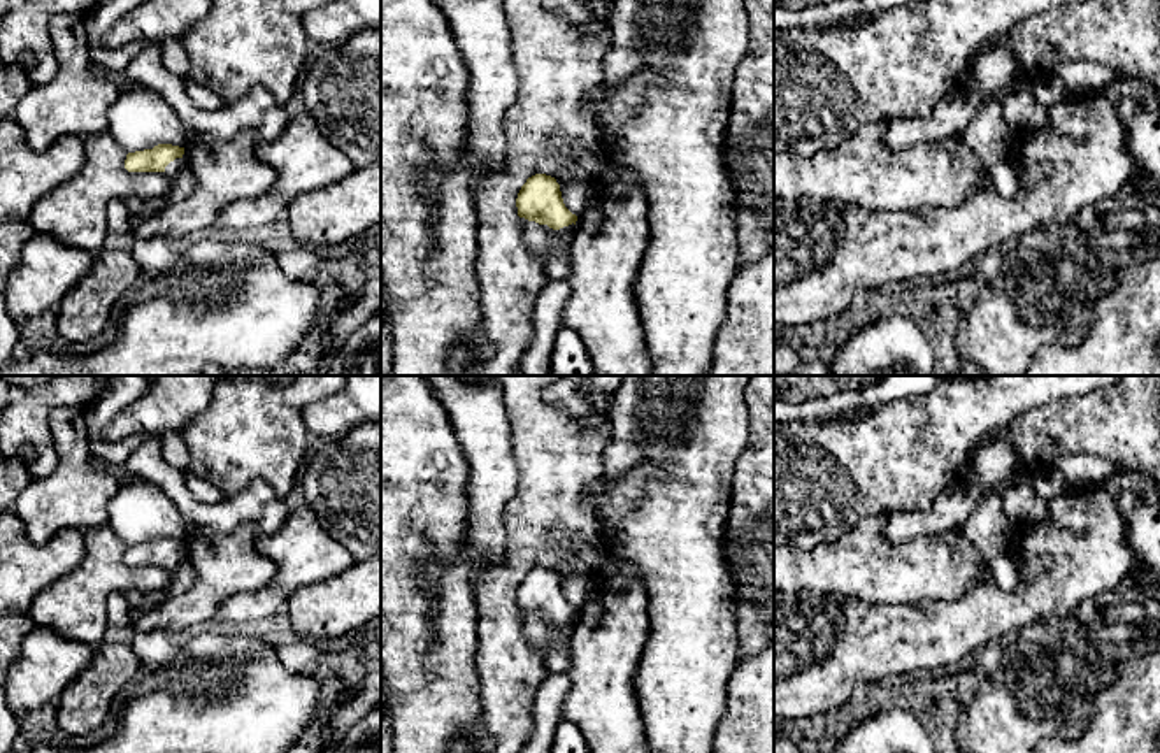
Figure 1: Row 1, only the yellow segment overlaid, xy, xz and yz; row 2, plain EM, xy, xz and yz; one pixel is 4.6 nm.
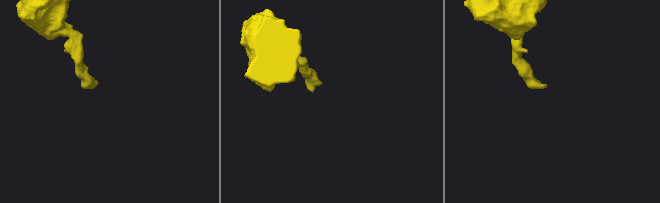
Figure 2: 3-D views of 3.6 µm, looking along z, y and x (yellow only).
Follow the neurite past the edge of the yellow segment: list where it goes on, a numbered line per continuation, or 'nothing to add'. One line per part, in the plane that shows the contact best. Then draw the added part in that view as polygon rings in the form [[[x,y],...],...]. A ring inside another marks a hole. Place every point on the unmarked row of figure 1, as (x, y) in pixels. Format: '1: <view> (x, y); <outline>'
1: xz (565, 625); [[[572,616],[569,620],[563,620],[560,623],[553,623],[553,625],[556,625],[562,630],[562,634],[570,641],[574,623],[576,623],[576,618]]]

